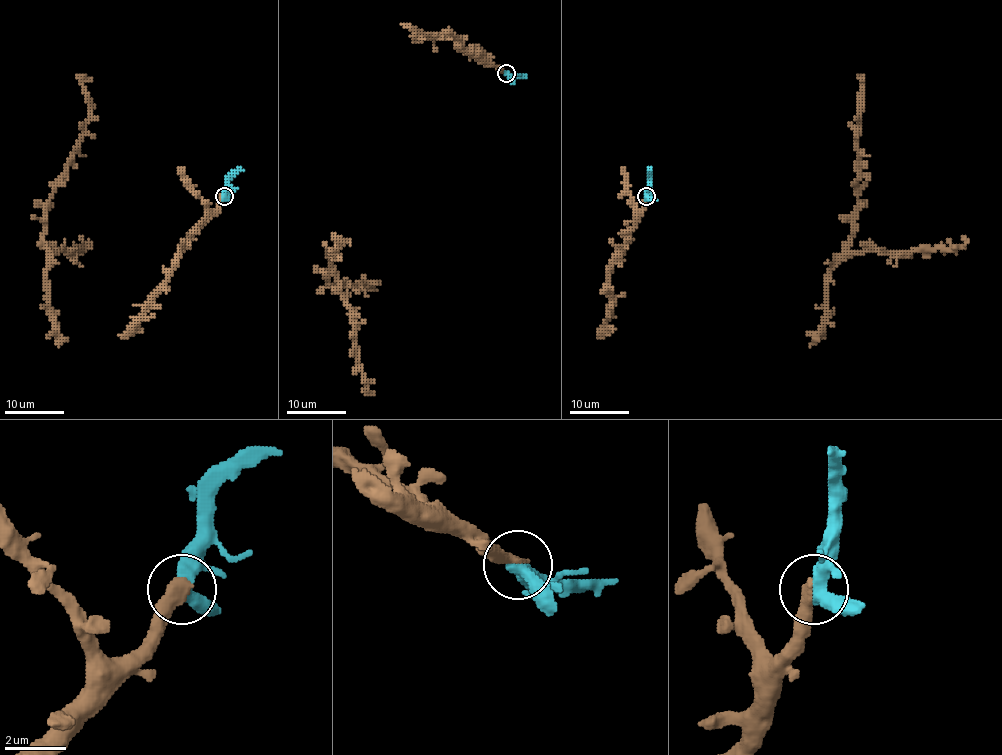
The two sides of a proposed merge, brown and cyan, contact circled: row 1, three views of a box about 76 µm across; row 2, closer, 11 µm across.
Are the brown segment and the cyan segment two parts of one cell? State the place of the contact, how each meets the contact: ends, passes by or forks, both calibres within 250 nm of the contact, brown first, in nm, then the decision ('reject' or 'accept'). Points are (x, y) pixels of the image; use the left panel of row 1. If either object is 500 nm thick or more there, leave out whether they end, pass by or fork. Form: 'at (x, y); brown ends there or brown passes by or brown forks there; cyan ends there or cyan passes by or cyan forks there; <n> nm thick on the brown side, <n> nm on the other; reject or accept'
at (224, 196); brown ends there; cyan forks there; 440 nm thick on the brown side, 360 nm on the other; accept

